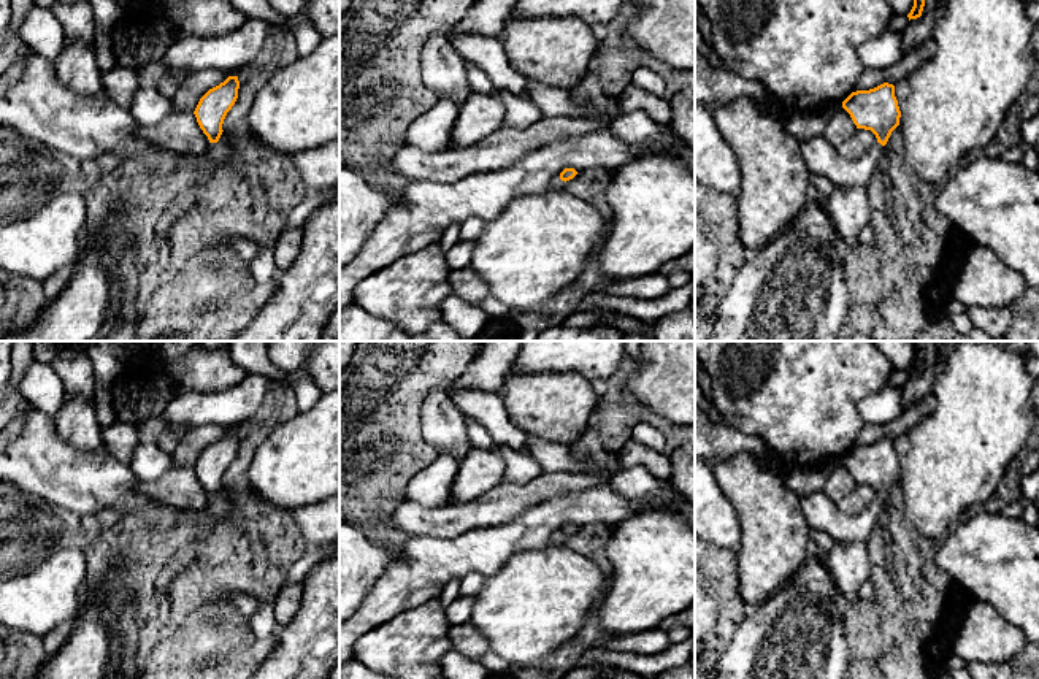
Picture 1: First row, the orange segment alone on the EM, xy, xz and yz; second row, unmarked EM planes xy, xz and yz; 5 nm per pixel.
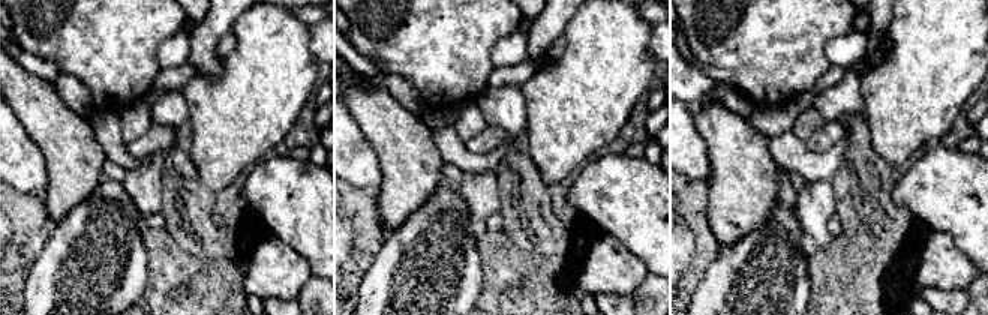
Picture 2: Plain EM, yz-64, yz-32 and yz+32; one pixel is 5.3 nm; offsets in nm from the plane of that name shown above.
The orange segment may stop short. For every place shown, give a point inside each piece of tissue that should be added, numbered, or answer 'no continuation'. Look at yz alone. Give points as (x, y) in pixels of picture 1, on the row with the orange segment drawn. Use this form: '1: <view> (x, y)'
1: yz (822, 159)

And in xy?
1: xy (218, 153)

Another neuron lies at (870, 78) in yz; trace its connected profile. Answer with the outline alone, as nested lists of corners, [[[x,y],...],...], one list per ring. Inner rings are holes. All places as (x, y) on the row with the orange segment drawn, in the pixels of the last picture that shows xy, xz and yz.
[[[928,38],[920,46],[917,46],[912,52],[904,54],[898,63],[885,70],[865,68],[861,76],[857,79],[853,86],[853,92],[869,90],[884,82],[895,86],[904,76],[914,73],[922,63],[928,62],[934,49],[936,49],[934,40]]]

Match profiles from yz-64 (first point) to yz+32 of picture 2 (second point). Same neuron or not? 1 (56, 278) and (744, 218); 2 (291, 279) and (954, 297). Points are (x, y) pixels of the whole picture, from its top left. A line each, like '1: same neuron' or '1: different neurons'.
1: different neurons
2: different neurons

